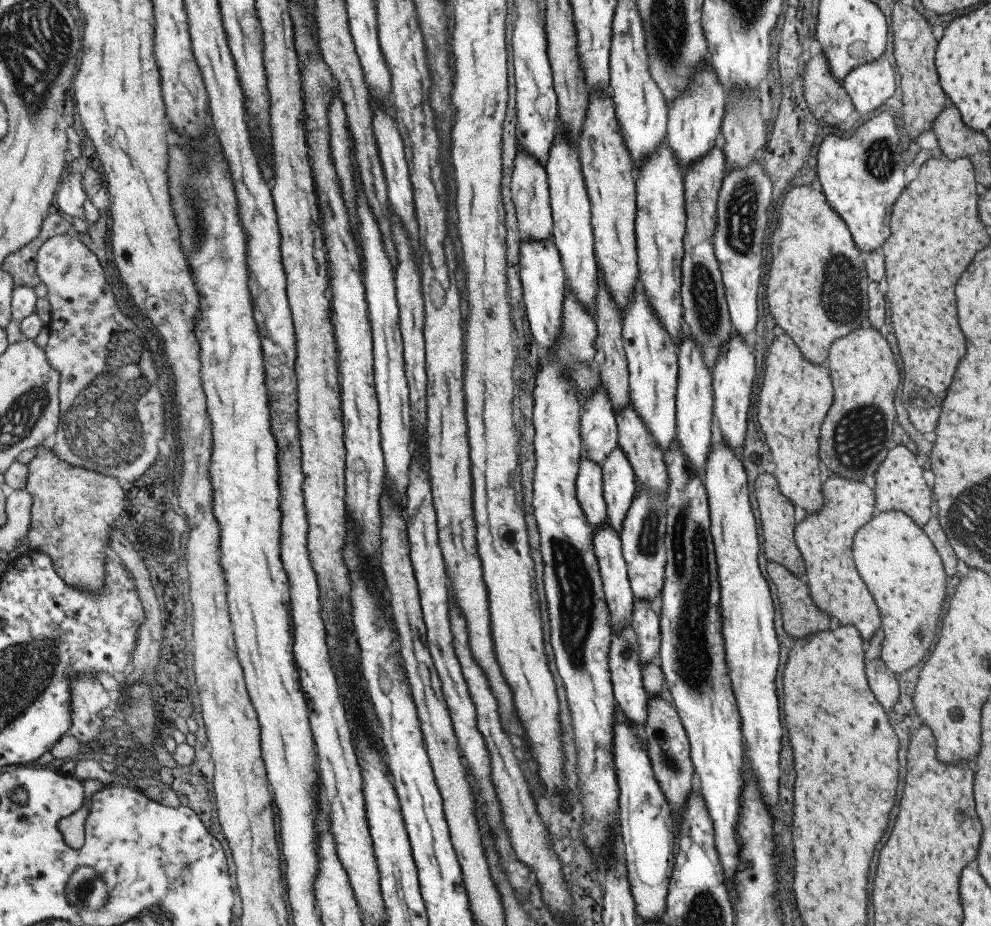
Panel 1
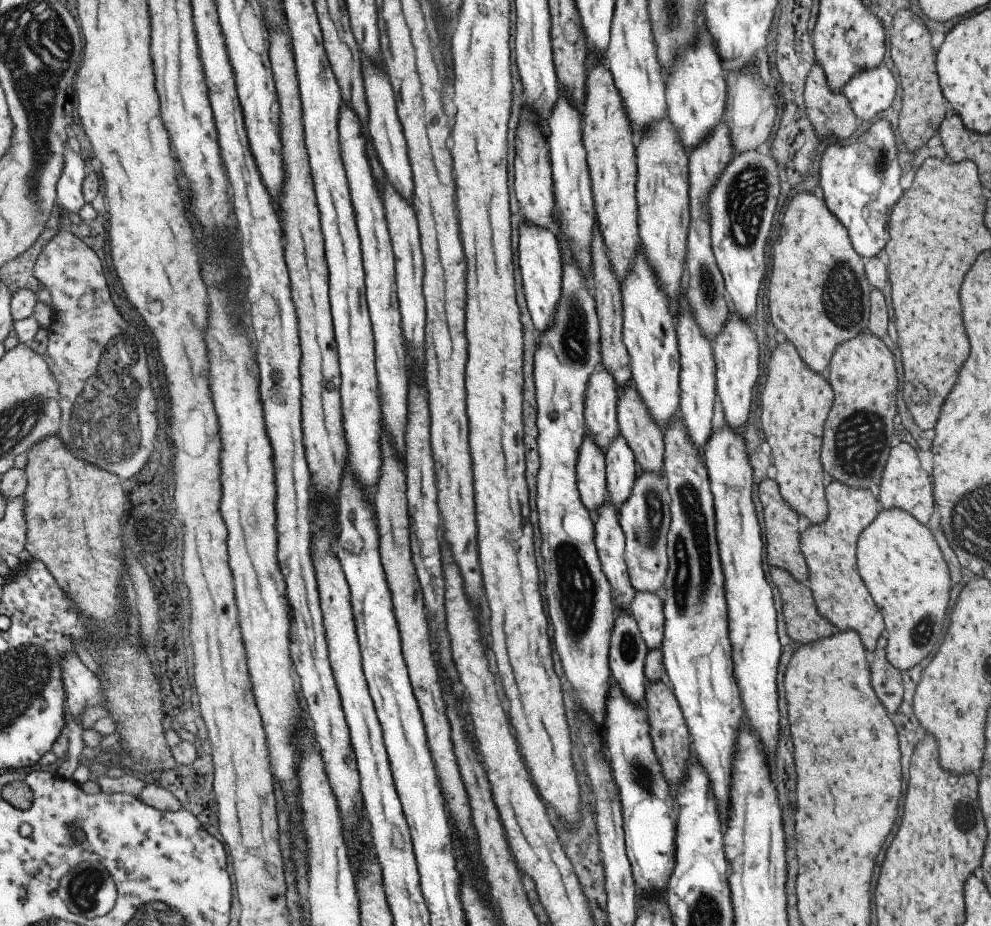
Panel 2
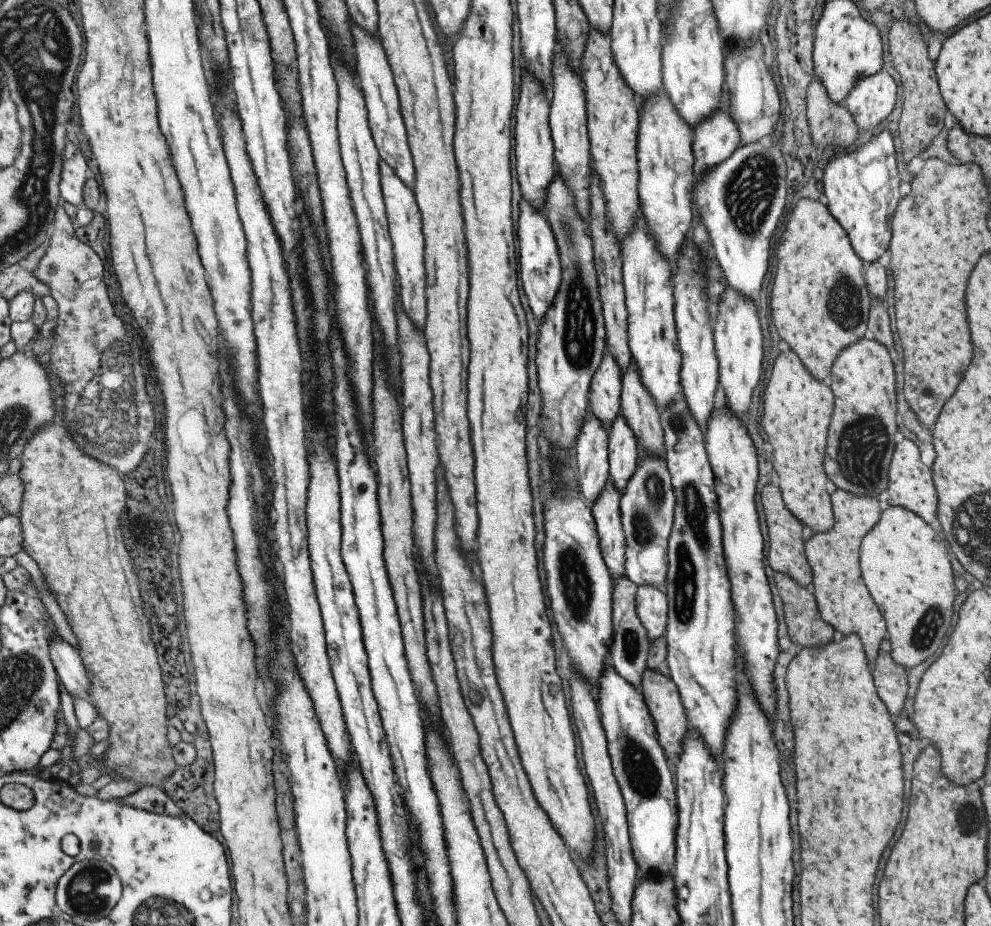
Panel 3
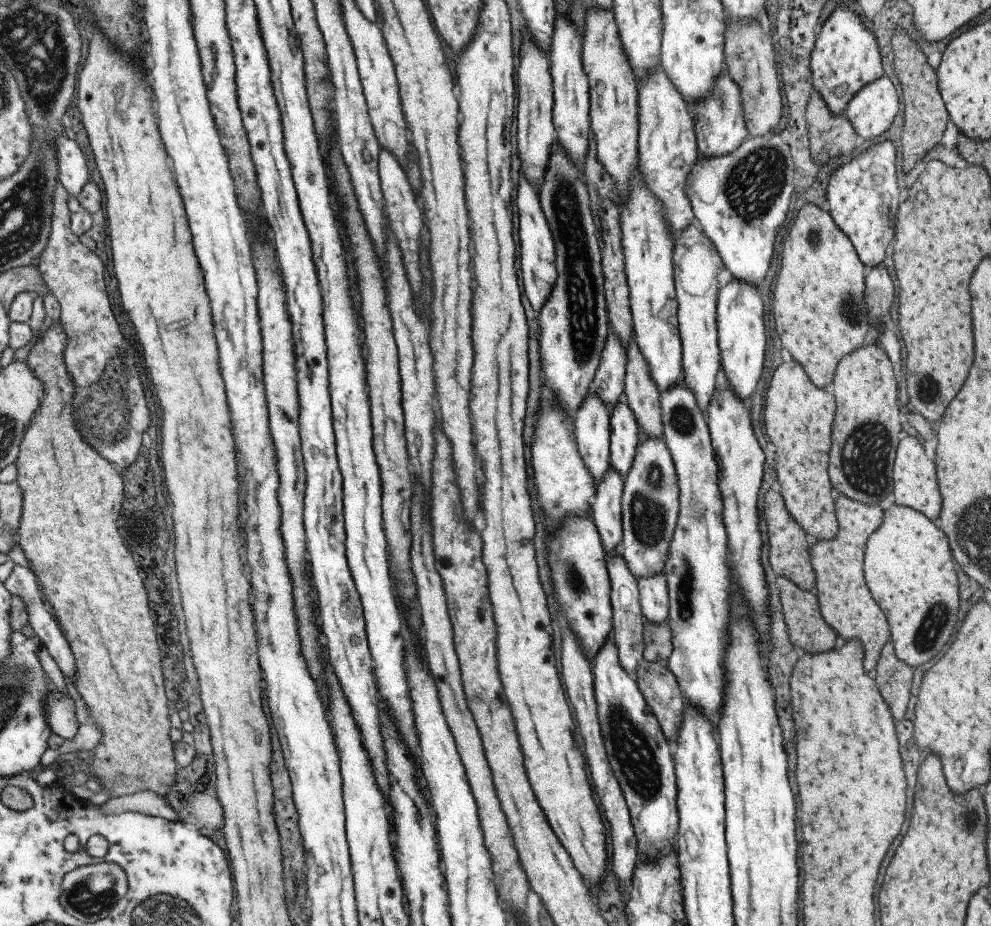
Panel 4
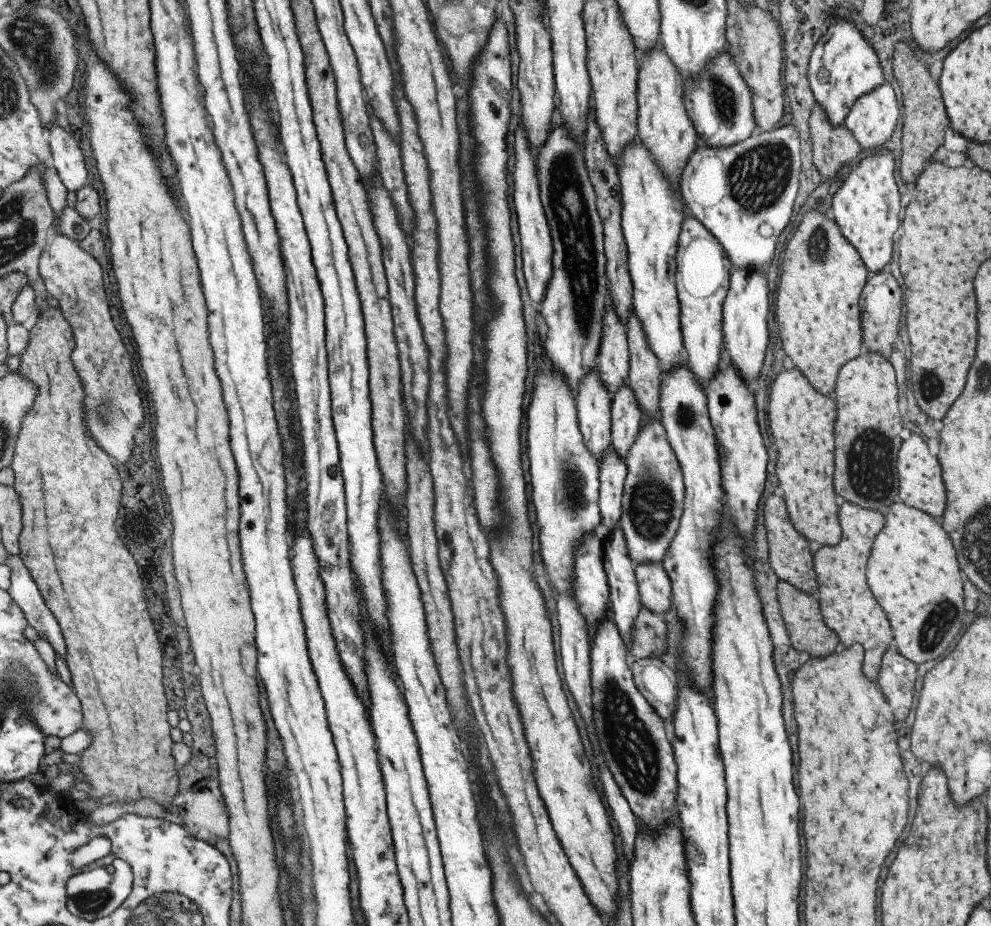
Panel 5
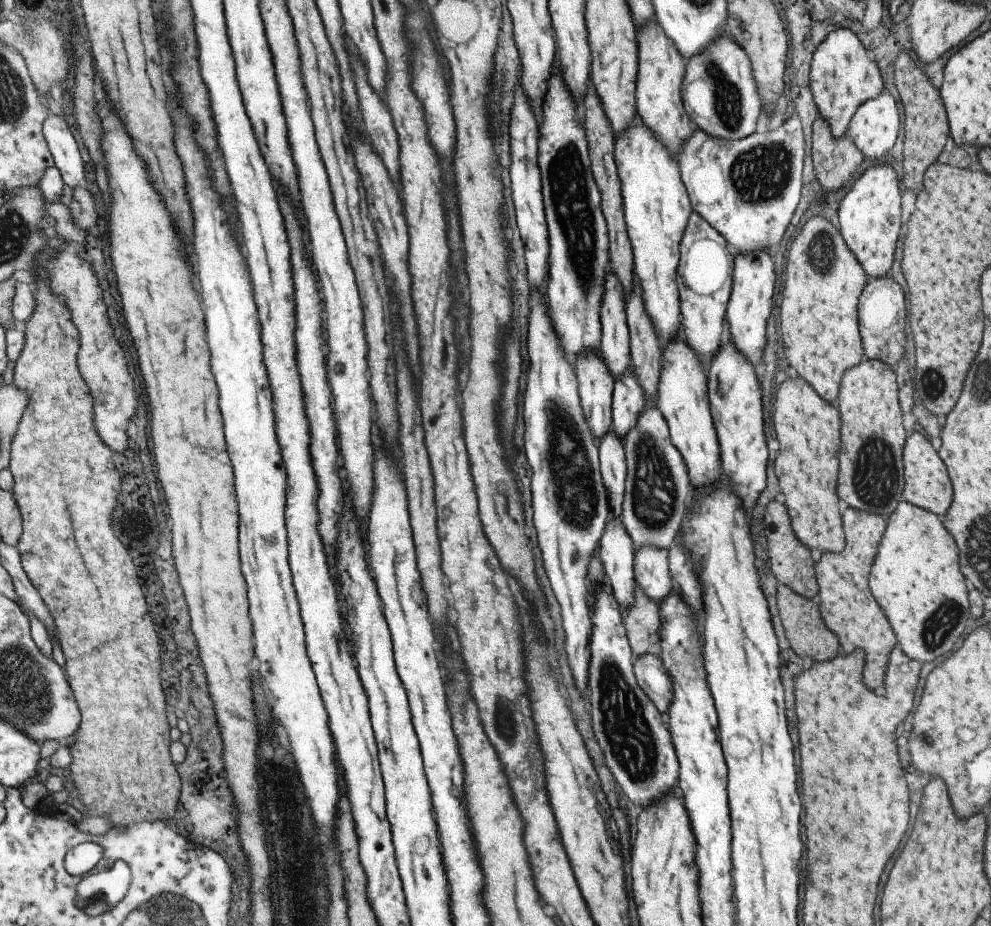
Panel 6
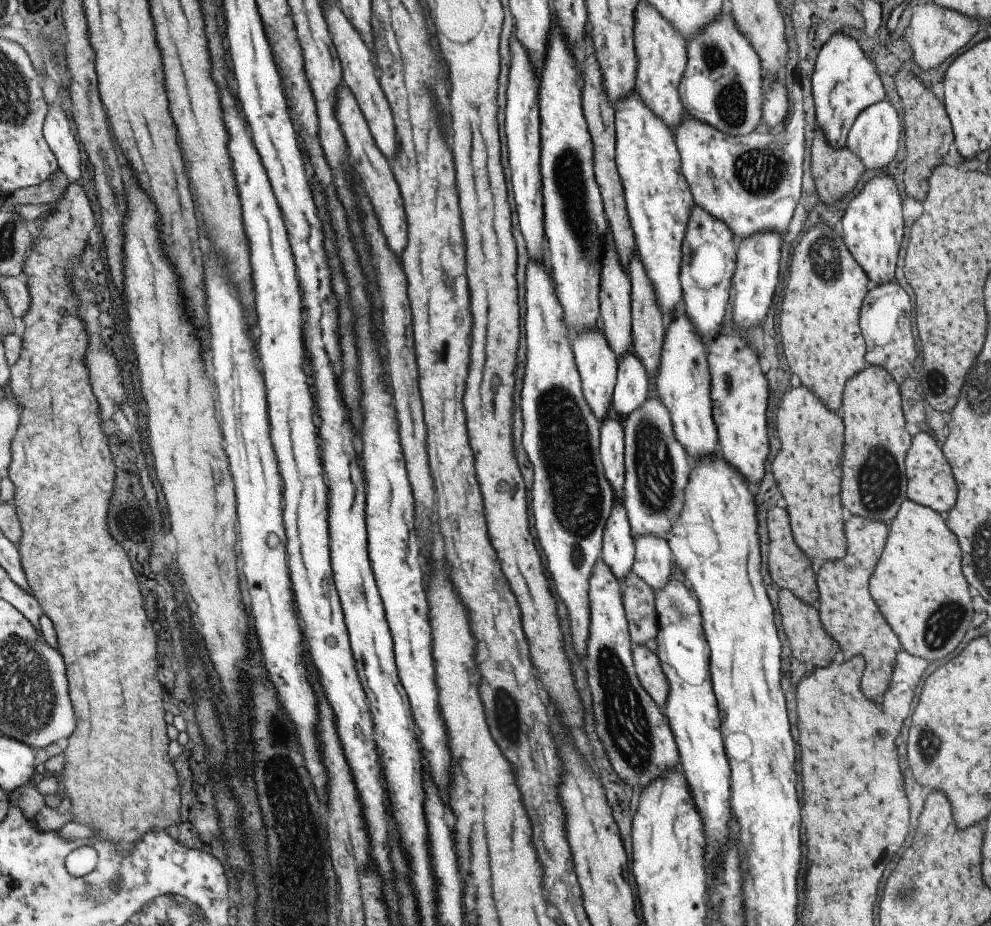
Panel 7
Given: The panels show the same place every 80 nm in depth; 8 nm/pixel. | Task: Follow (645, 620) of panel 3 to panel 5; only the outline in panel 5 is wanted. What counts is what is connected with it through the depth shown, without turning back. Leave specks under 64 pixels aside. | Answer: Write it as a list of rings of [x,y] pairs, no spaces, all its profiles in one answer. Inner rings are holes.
[[[660,562],[634,565],[634,577],[638,585],[640,604],[649,612],[663,616],[671,607],[671,582]]]

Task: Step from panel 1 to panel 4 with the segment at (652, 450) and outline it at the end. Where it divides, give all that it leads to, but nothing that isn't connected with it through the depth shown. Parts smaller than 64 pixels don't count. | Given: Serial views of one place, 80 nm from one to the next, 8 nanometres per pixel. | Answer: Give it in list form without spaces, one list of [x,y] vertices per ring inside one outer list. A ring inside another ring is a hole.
[[[629,339],[626,344],[626,367],[622,399],[635,415],[638,427],[647,437],[661,437],[659,392],[649,374],[647,361],[637,343]]]

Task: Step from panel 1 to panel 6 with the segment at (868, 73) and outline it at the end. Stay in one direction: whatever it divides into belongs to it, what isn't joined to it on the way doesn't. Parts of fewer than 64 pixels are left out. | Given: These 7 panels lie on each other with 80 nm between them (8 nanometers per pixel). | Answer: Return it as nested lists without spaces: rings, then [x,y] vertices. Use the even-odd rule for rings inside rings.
[[[887,90],[865,100],[849,120],[844,136],[867,160],[887,154],[899,134],[899,112]]]

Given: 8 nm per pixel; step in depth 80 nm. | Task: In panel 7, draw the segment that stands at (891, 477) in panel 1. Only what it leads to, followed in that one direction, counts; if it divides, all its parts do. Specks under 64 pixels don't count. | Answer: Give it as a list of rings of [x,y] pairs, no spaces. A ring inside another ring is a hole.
[[[919,431],[910,438],[910,446],[904,459],[906,478],[906,498],[926,506],[944,516],[956,501],[956,488],[953,475],[942,451],[927,432]]]

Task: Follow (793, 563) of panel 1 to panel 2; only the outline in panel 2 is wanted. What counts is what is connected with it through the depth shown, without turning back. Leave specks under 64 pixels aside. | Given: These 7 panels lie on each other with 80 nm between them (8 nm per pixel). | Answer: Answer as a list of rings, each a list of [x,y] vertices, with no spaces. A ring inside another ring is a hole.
[[[765,478],[758,486],[758,497],[761,503],[761,512],[764,516],[765,528],[765,558],[770,567],[787,571],[797,582],[807,583],[808,568],[800,551],[800,533],[797,530],[798,514],[787,506],[781,498],[777,483]]]

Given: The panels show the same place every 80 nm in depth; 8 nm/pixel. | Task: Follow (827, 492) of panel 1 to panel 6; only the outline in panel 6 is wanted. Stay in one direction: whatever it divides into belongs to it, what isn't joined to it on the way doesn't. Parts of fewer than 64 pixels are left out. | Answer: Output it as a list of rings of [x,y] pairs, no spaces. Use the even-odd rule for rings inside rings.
[[[847,508],[847,510],[843,512],[841,520],[843,520],[842,531],[844,534],[844,546],[841,552],[823,552],[819,560],[814,563],[814,575],[818,586],[818,594],[816,597],[818,610],[823,624],[837,636],[839,644],[846,655],[848,655],[849,652],[853,652],[855,648],[861,648],[864,652],[865,659],[862,670],[863,684],[865,684],[869,690],[879,688],[879,692],[881,692],[887,656],[889,656],[891,648],[895,646],[896,640],[887,618],[885,618],[885,615],[869,590],[868,574],[871,568],[871,562],[873,562],[873,556],[875,556],[875,552],[877,552],[879,538],[881,538],[883,532],[885,532],[886,521],[877,514],[865,514],[865,512],[857,512],[857,510],[851,510],[851,508]]]

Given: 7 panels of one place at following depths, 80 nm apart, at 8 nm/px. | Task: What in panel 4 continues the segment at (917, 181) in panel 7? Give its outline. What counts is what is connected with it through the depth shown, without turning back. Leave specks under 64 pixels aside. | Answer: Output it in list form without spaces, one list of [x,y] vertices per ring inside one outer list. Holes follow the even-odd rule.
[[[895,32],[890,41],[895,76],[901,87],[901,116],[904,116],[897,144],[897,156],[901,156],[902,170],[907,174],[913,164],[922,160],[924,154],[940,142],[948,120],[948,112],[939,94],[936,74],[927,65],[927,51],[919,50],[917,44],[904,32]]]

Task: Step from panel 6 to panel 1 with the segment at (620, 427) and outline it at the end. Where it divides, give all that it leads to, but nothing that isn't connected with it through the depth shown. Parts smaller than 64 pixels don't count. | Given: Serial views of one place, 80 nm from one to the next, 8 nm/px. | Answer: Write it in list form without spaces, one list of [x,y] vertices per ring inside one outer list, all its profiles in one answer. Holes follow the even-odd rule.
[[[617,446],[603,459],[600,467],[606,522],[619,534],[625,511],[637,491],[637,480],[628,458]]]

